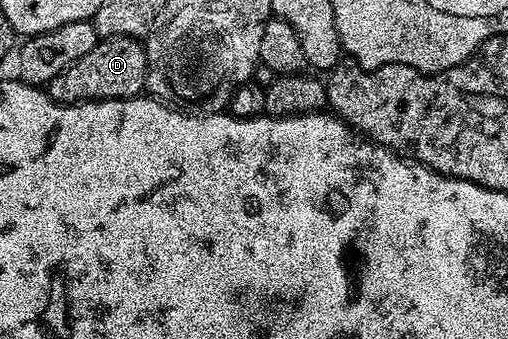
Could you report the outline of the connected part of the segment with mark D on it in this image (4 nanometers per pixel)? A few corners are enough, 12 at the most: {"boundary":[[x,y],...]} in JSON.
{"boundary":[[112,36],[52,76],[52,100],[71,106],[136,98],[146,47]]}

